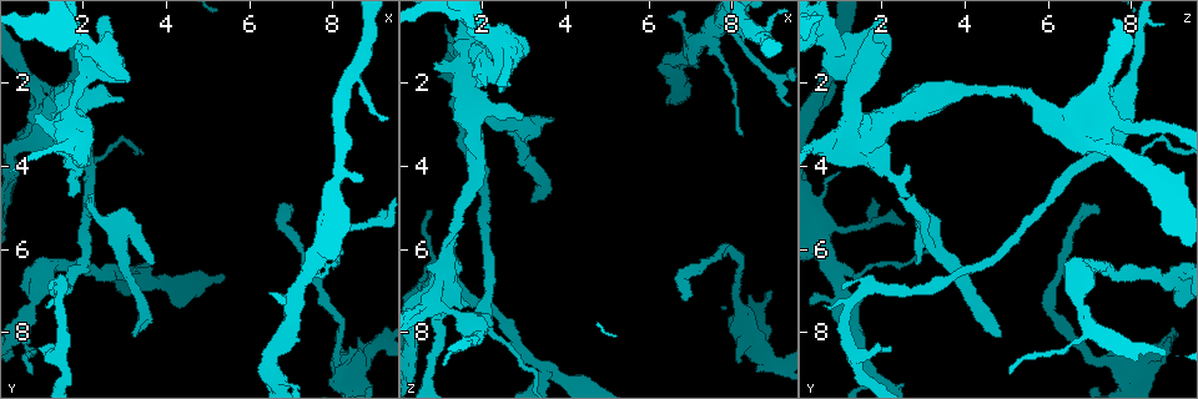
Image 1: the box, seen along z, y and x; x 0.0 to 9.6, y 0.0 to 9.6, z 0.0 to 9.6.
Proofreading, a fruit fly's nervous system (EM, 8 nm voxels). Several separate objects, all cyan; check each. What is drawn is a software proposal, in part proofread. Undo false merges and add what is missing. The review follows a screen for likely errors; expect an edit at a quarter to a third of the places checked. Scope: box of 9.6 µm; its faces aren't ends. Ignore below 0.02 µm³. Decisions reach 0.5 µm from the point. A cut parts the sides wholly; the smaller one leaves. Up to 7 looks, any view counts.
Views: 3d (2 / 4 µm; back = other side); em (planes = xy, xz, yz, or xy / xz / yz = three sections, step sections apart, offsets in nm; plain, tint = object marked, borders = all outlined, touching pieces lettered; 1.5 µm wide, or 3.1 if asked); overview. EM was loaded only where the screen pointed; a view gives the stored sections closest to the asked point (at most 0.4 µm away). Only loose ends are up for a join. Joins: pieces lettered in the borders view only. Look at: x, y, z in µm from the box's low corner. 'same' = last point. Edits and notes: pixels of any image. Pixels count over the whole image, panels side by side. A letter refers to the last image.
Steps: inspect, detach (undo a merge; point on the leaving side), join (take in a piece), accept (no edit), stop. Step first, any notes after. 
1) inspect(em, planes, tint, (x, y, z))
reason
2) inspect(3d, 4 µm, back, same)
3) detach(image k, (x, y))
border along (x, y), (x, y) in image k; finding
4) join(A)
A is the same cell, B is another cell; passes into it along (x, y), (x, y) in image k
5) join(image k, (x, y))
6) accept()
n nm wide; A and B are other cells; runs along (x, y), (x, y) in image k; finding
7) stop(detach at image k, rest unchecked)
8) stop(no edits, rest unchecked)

inspect(em, planes, borders, (6.80, 5.15, 7.15))
tapers out

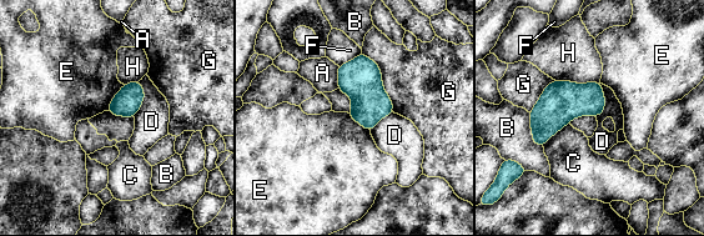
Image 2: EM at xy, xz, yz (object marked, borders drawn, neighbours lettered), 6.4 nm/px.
accept()
180 nm wide; G touches over 440 nm; A, B, C, D, E, F, G and H are other cells; none of them fits

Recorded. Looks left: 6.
inspect(em, xz, step 4, borders, (3.25, 8.15, 4.75))
an open end

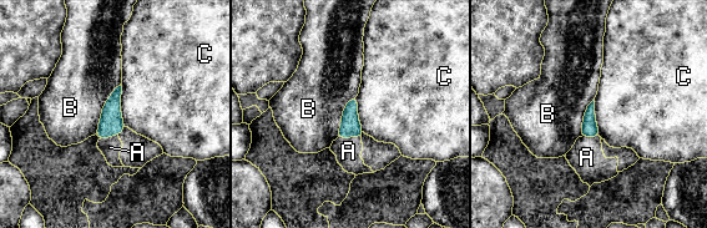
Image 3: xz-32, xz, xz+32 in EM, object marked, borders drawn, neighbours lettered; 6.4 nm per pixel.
join(A)
A is the same cell, B and C are other cells; passes into it along (351, 126), (348, 136), (348, 151) in image 3; the neuron continues

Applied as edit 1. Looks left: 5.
inspect(em, yz, step 8, tint, (3.65, 6.40, 2.85))
branch stops here

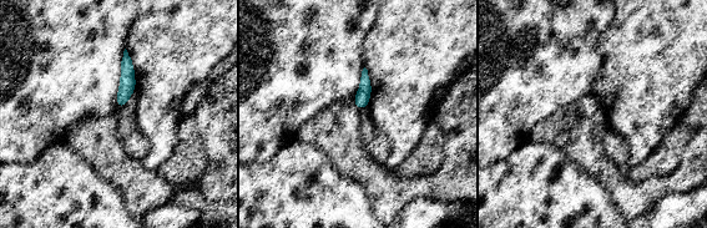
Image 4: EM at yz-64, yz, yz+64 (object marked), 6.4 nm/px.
inspect(em, planes, borders, same)

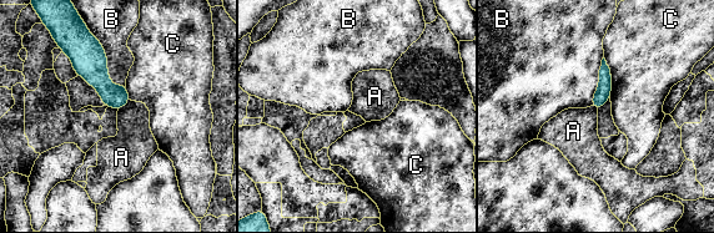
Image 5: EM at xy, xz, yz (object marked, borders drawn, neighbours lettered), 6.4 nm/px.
accept()
A, B and C are other cells; none of them fits

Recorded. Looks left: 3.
stop(join at image 3, rest unchecked)

